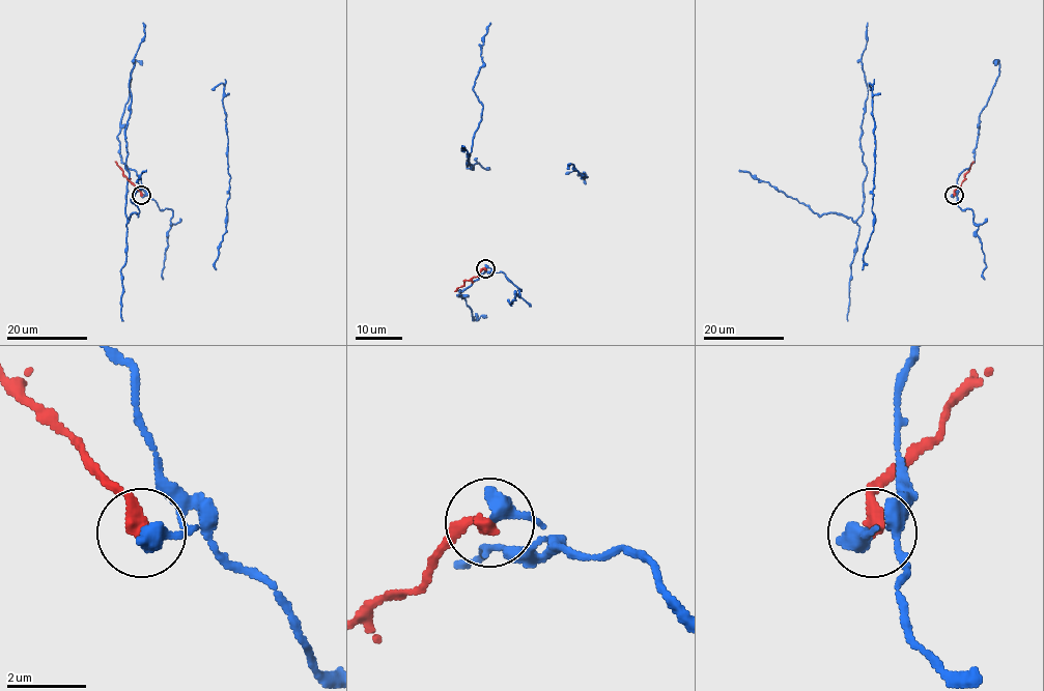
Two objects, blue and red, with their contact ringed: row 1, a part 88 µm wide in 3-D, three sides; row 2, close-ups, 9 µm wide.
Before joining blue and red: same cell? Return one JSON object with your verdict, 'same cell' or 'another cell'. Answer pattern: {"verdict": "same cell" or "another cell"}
{"verdict": "another cell"}

